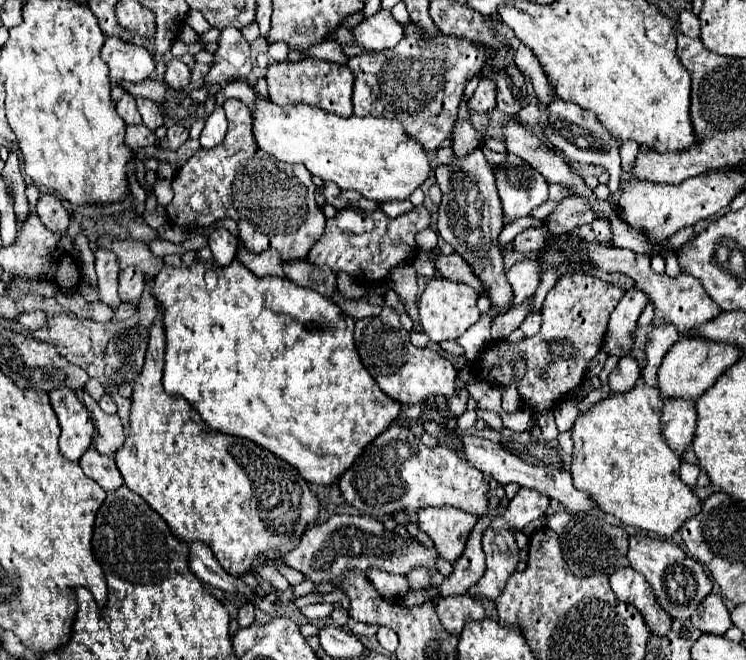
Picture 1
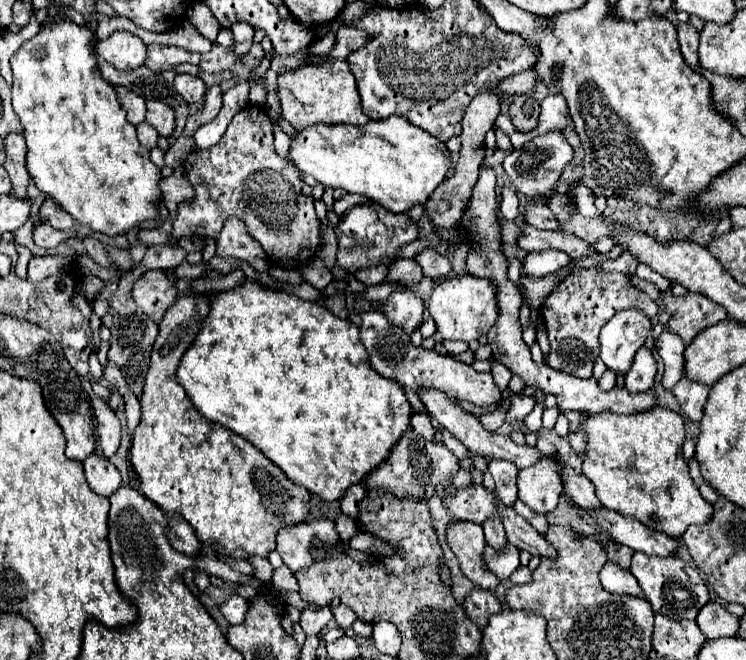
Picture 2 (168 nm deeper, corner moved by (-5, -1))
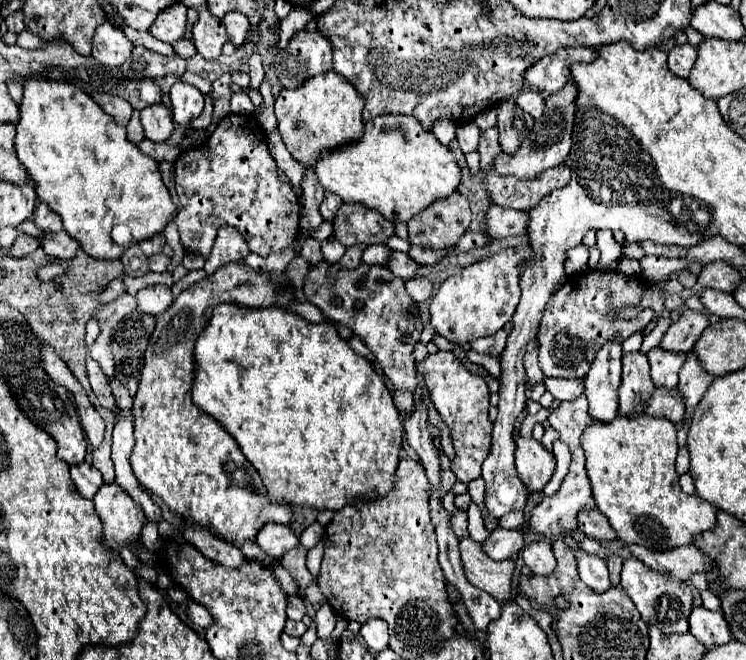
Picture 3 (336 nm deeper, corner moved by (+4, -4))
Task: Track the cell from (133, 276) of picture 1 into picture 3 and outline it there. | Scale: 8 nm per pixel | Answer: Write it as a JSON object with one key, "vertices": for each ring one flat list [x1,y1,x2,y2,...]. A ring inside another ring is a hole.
{"vertices":[[153,285,141,289,137,295,137,309,147,315,163,315,163,311,173,303,171,289,167,285]]}

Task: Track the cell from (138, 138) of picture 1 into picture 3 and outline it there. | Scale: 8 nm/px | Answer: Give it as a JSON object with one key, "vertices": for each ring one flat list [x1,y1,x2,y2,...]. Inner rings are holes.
{"vertices":[[139,111,133,113,133,117,131,117,129,125,127,125,127,137,131,139,131,143,141,143,141,141,145,139,143,127,141,127,141,123,139,123]]}

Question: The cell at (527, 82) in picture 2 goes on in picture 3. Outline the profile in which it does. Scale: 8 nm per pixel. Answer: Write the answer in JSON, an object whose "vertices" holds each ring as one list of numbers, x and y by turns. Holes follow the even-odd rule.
{"vertices":[[563,47,559,51,555,51,553,55,543,57,539,63,531,65,525,71,523,77,523,85,545,93,545,95,553,95,559,93,569,81,571,81,571,73,569,67,575,61,583,61,589,63,595,59,595,51,587,49,587,47]]}

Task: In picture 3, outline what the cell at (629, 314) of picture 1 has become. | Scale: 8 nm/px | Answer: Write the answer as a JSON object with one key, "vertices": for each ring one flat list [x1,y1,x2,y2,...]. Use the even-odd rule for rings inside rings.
{"vertices":[[609,339,595,355,595,361,585,377,585,393,589,399,589,415,593,421,613,421,617,417,617,407,619,407,619,397,617,389,621,383,621,341,619,339]]}

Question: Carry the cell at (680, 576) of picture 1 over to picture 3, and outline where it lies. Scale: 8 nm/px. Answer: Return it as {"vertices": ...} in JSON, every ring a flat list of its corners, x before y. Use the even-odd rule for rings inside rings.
{"vertices":[[631,557,631,559,625,559,625,563,623,563,621,587,627,591,627,595,635,603,635,607,641,613,645,623,651,623,665,633,689,631,687,619,691,615,693,593,691,593,691,587,685,581,671,579,671,575,659,575,657,571,651,571,643,561]]}

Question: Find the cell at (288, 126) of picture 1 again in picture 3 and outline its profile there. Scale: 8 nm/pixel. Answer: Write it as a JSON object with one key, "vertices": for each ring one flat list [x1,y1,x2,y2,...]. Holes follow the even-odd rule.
{"vertices":[[405,115,373,117,365,123,365,133,359,139,359,143,345,143,335,147,335,151,323,151,311,169,315,171,317,181,323,185,323,189,339,195,343,203,363,203,365,207,379,211,391,221,409,221,431,201,451,195,461,181,459,165,449,147,441,145,433,133,423,131,415,117]]}

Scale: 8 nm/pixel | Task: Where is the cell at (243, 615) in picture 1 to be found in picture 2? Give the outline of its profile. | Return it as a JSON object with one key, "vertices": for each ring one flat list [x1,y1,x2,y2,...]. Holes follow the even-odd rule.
{"vertices":[[232,596,232,598,228,598,226,602,220,604,220,612,228,620,228,624,244,622,246,610,248,610,248,602,242,596]]}

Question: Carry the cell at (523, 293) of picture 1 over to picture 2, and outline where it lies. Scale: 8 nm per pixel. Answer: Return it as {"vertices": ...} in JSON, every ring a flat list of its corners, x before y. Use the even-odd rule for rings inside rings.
{"vertices":[[544,250,544,252,530,252,524,262,524,272,530,276,546,276,564,266,568,266,572,258,560,250]]}

